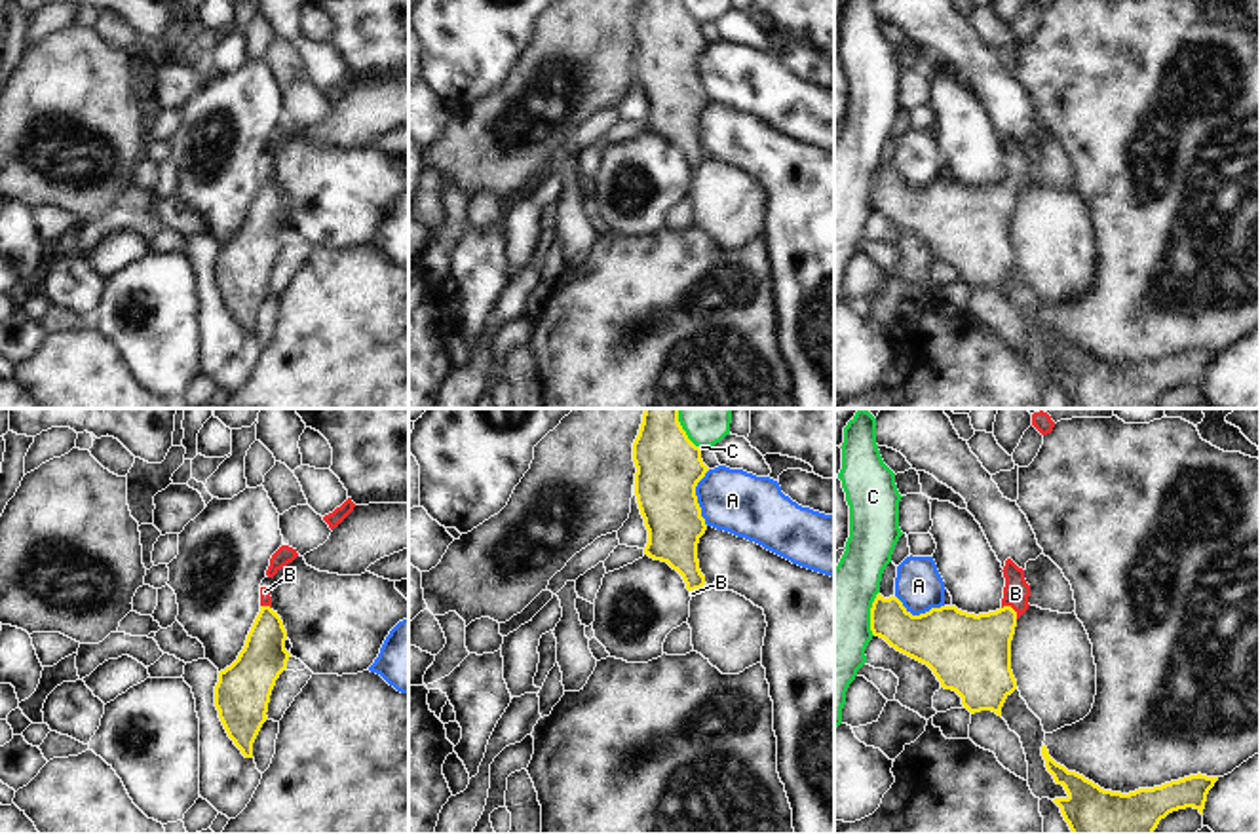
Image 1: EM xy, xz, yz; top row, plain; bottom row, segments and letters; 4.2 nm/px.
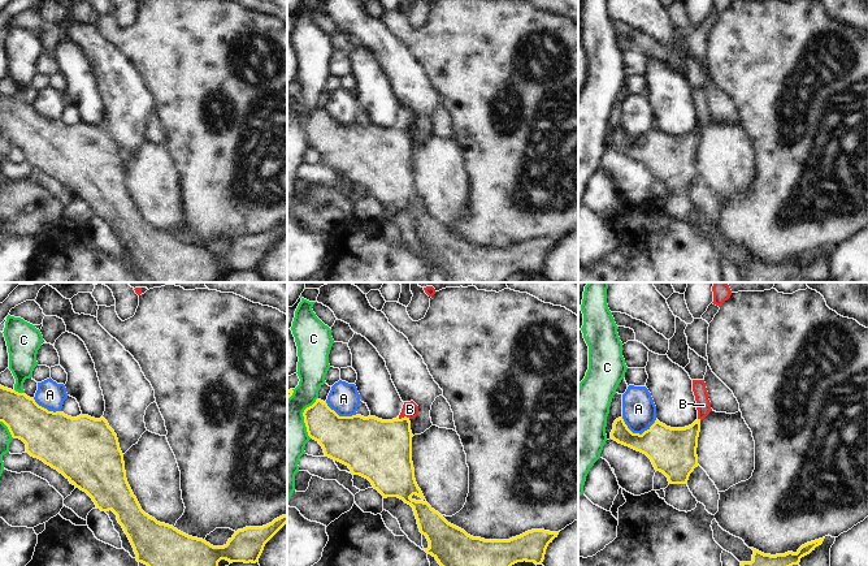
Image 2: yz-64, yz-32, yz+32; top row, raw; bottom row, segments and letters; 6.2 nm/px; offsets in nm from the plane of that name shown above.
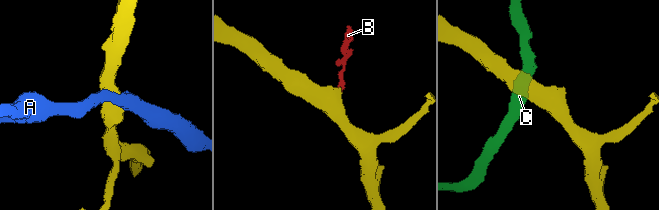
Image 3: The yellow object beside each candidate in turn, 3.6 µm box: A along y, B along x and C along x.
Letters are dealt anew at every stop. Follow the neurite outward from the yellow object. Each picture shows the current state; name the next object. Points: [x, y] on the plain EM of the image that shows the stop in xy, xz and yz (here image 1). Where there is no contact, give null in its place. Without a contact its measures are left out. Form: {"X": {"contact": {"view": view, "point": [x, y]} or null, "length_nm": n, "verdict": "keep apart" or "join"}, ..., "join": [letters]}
{"A": {"contact": {"view": "xz", "point": [696, 73]}, "length_nm": 240, "verdict": "keep apart"}, "B": {"contact": {"view": "yz", "point": [1011, 183]}, "length_nm": 90, "verdict": "join"}, "C": {"contact": {"view": "yz", "point": [871, 189]}, "length_nm": 190, "verdict": "keep apart"}, "join": ["B"]}

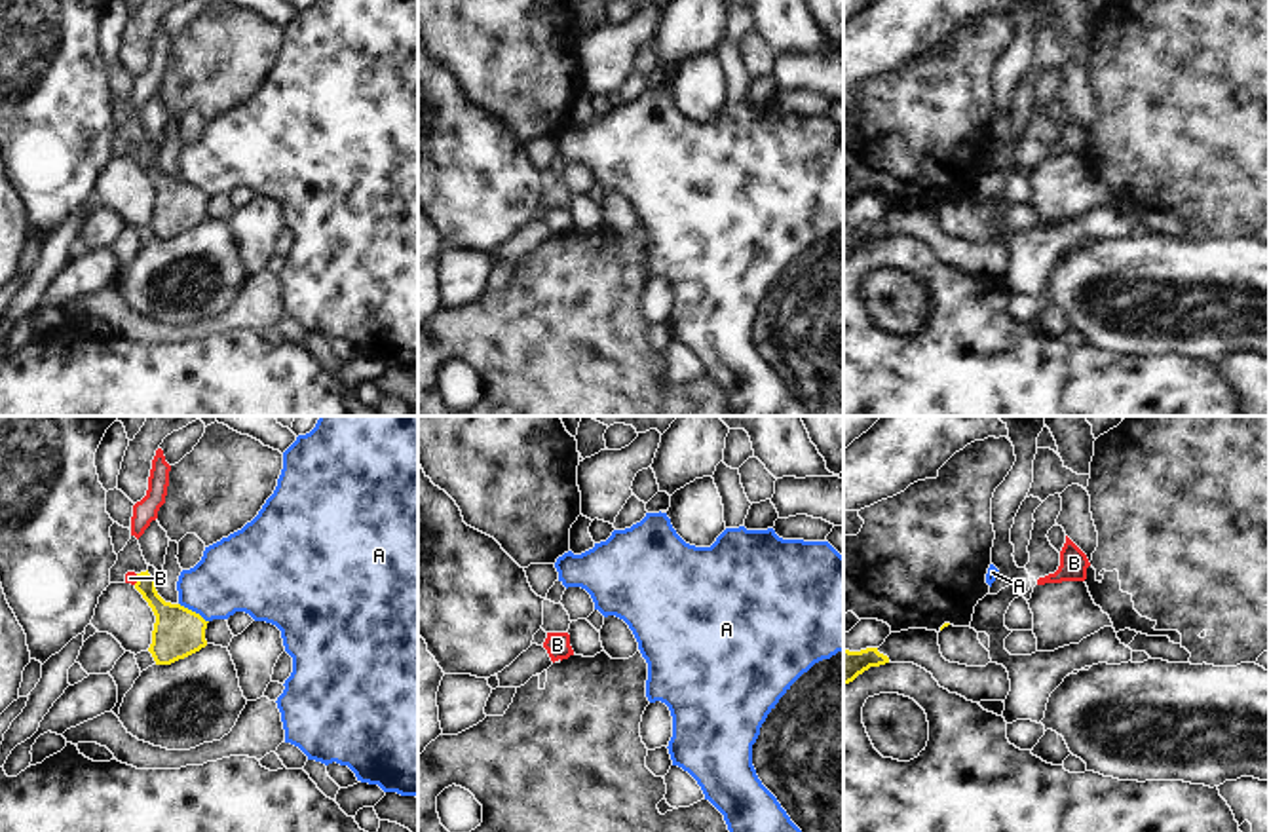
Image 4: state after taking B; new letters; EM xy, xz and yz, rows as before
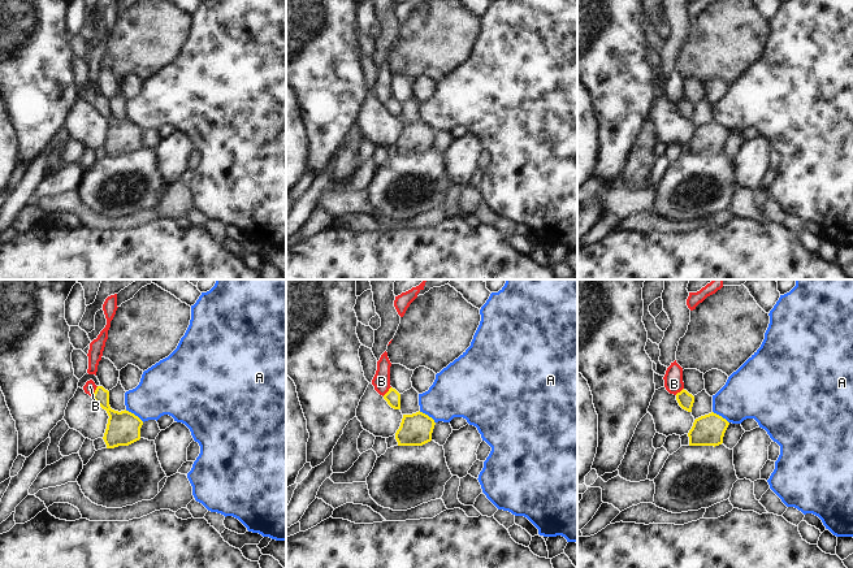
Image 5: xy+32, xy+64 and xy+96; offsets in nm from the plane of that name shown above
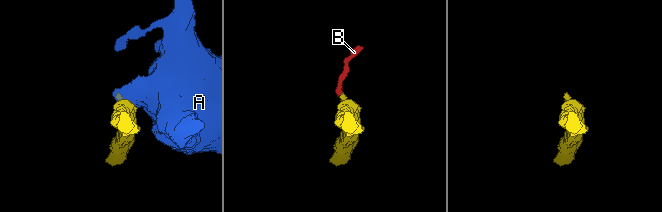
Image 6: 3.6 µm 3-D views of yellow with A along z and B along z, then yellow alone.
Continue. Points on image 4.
{"A": {"contact": {"view": "xy", "point": [194, 187]}, "length_nm": 150, "verdict": "keep apart"}, "B": {"contact": {"view": "xy", "point": [137, 154]}, "length_nm": 50, "verdict": "keep apart"}, "join": []}

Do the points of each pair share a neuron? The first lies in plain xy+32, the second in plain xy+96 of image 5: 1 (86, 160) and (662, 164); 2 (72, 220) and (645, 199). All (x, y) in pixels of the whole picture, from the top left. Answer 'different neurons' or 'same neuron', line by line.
1: different neurons
2: different neurons

